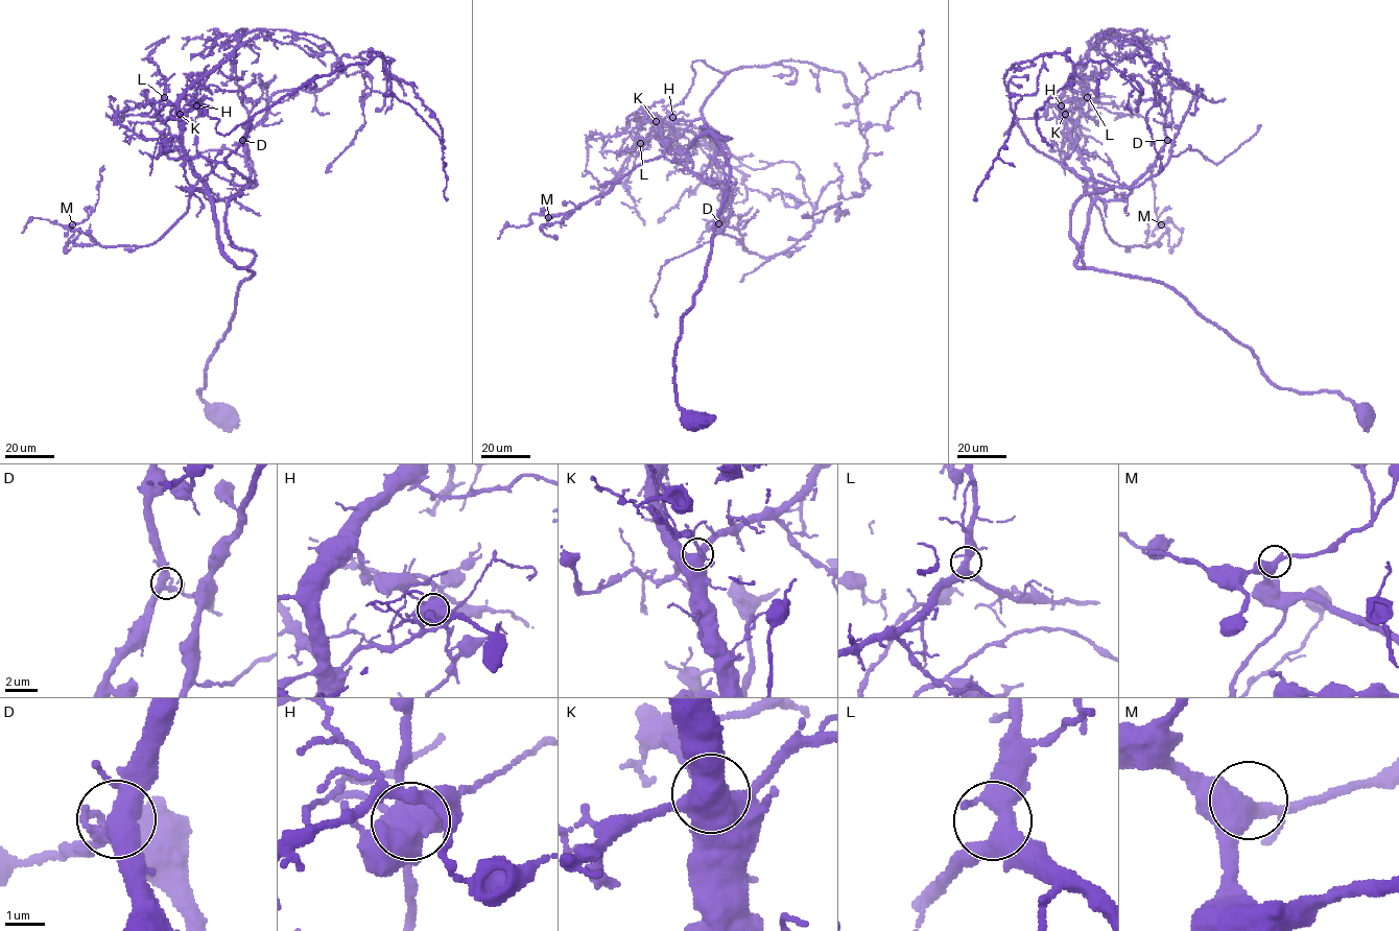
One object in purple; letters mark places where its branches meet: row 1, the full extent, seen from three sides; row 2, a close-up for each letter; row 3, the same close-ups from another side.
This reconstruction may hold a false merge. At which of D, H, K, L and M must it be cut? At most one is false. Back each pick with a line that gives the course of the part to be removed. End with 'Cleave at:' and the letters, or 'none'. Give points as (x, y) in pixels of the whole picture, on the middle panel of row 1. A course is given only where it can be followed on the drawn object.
Cleave at: none

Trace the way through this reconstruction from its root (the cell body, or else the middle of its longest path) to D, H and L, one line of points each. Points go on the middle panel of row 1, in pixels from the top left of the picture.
D: (694, 419), (678, 402), (673, 355), (729, 175), (722, 147), (706, 133), (689, 158), (725, 193), (718, 223)
H: (694, 419), (678, 402), (673, 355), (729, 165), (712, 133), (671, 147), (658, 121), (672, 117)
L: (694, 419), (678, 402), (673, 355), (704, 278), (729, 165), (712, 133), (680, 152), (656, 122), (640, 143)

